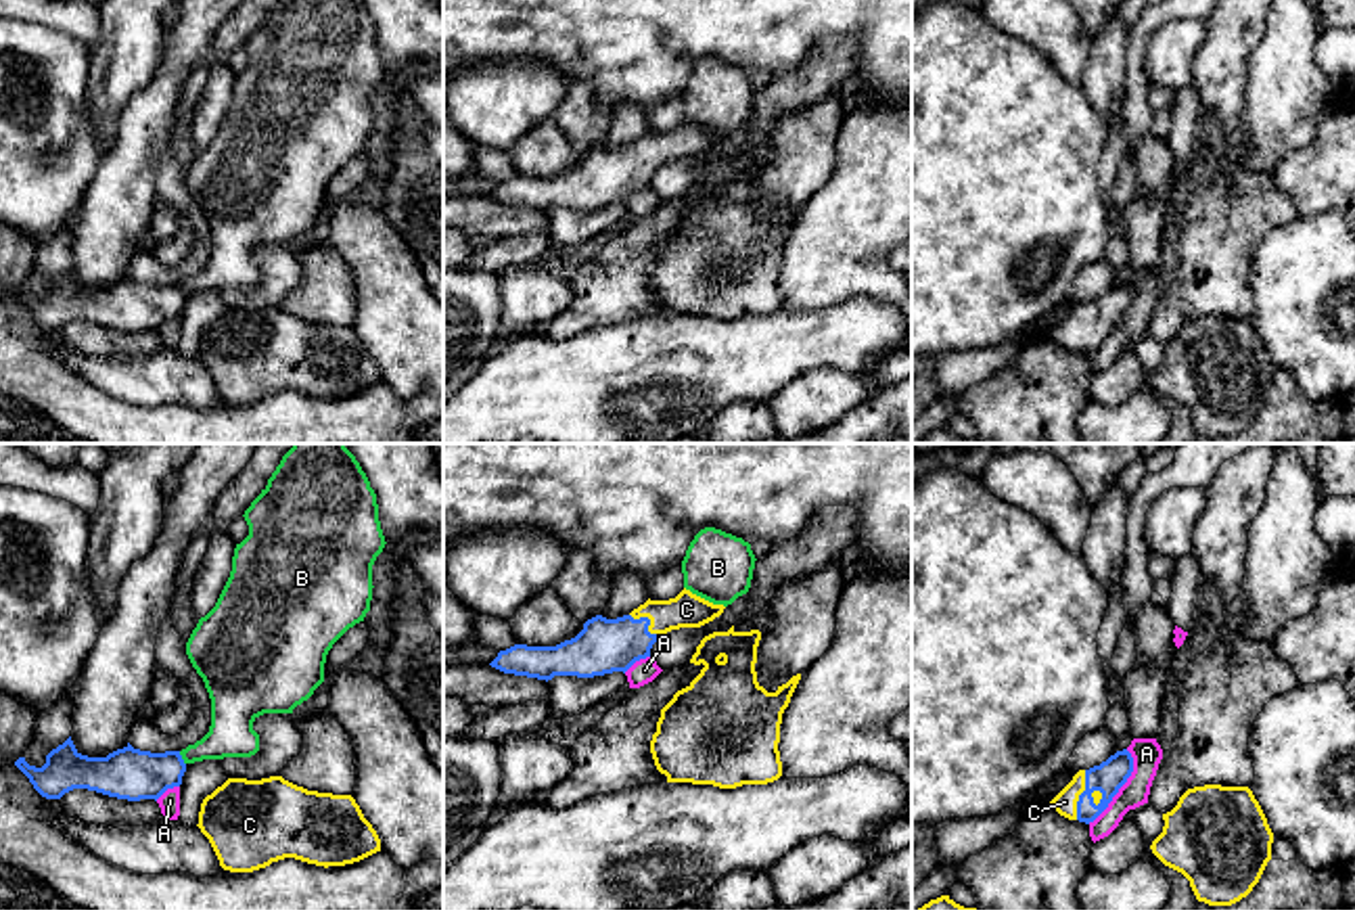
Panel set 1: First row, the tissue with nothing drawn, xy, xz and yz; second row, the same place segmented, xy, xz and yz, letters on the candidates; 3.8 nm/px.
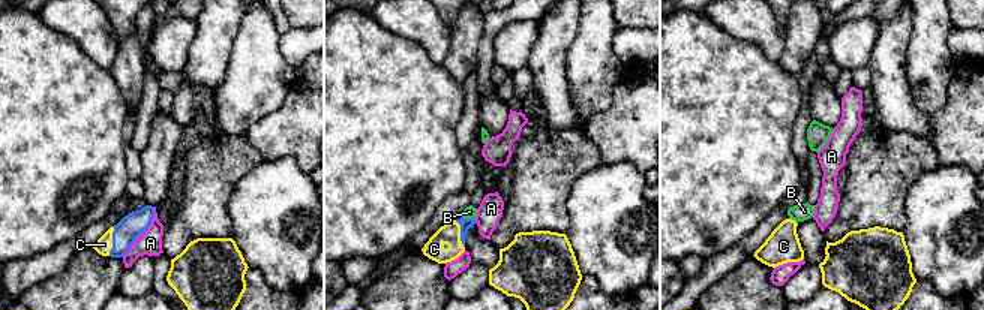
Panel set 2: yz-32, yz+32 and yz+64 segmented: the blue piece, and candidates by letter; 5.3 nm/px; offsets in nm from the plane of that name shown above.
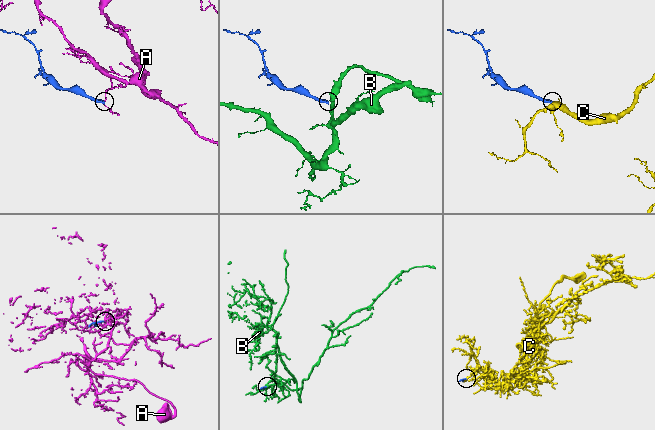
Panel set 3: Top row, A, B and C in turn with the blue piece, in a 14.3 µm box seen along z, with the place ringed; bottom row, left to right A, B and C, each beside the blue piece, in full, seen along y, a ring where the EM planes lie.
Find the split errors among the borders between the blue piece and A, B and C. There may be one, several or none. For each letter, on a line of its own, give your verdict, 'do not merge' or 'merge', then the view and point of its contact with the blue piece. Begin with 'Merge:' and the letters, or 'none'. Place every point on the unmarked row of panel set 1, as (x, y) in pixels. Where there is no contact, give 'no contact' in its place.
Merge: C
A: do not merge | yz (1121, 316)
B: do not merge | xy (180, 289)
C: merge | yz (1080, 327)

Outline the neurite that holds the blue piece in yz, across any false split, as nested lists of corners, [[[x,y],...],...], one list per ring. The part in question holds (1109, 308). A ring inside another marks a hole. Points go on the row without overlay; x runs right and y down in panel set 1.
[[[1127,280],[1117,282],[1100,297],[1079,301],[1050,337],[1069,351],[1089,356],[1108,339],[1131,303],[1131,285]]]

